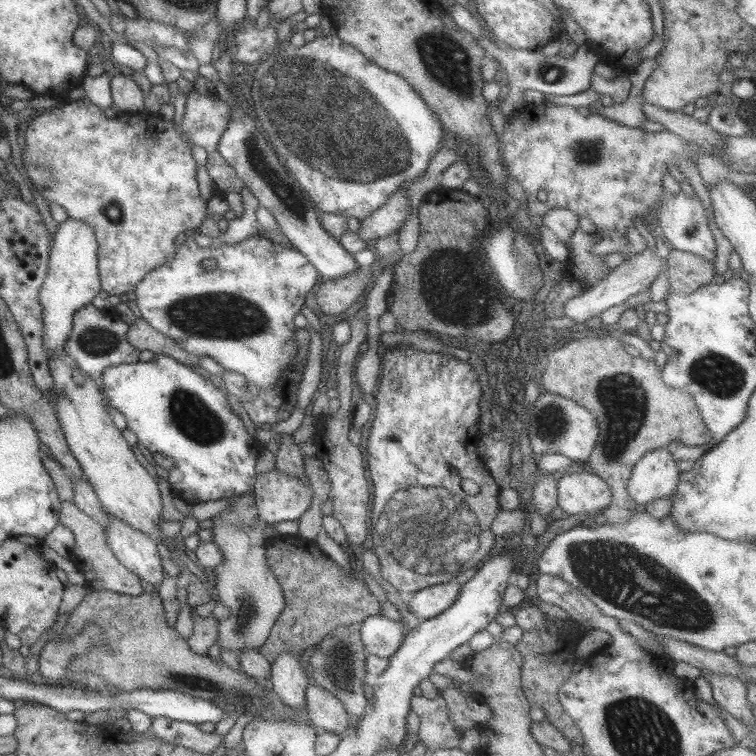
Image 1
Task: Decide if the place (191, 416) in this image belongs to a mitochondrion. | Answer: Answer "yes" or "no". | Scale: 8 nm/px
yes

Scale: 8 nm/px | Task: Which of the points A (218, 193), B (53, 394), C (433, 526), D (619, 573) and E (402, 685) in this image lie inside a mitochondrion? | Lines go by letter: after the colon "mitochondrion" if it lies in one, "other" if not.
A: other
B: other
C: mitochondrion
D: mitochondrion
E: other

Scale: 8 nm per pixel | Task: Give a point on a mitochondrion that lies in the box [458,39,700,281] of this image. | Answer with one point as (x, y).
(585, 153)

